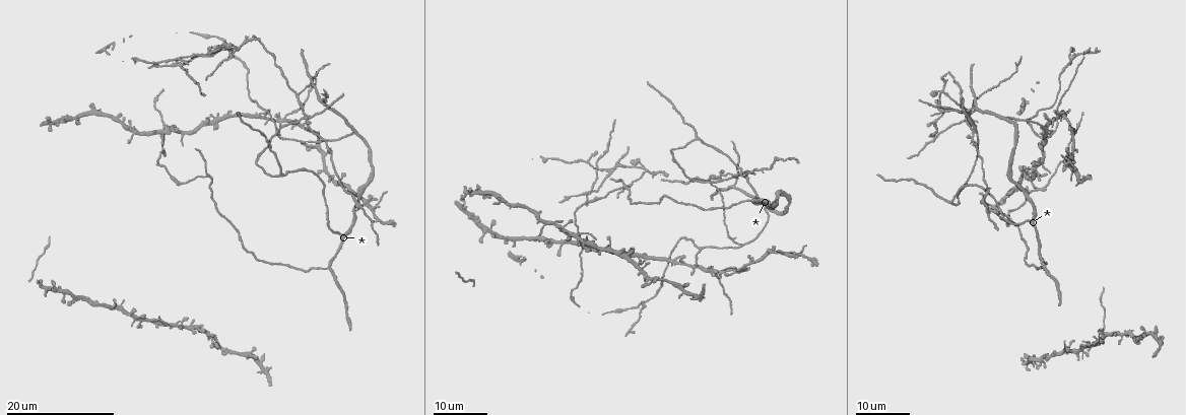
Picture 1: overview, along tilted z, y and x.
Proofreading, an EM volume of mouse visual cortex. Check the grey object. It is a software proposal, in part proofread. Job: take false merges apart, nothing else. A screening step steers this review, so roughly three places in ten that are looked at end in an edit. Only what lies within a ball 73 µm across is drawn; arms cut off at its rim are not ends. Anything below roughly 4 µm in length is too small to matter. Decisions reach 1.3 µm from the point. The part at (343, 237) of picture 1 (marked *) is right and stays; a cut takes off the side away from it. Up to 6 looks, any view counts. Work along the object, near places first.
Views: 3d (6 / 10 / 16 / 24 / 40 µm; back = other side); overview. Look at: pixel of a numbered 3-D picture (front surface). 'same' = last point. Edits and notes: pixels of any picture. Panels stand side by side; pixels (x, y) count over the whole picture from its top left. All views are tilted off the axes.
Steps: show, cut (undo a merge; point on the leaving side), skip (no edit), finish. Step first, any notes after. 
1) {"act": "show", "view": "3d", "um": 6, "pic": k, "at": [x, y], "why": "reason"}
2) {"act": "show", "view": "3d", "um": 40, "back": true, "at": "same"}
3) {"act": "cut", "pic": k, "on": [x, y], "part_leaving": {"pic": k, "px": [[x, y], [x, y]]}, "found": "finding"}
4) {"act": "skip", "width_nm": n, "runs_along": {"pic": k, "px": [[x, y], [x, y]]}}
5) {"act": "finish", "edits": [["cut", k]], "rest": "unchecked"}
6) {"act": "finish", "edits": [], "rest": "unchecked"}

{"act": "show", "view": "3d", "um": 16, "pic": 1, "at": [1070, 58], "why": "side arm on a straight run"}

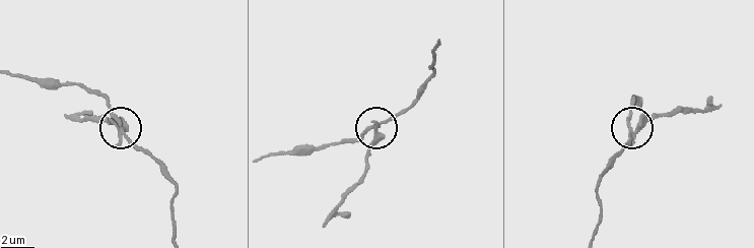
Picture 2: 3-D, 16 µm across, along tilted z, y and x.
{"act": "show", "view": "3d", "um": 6, "pic": 2, "at": [631, 132]}

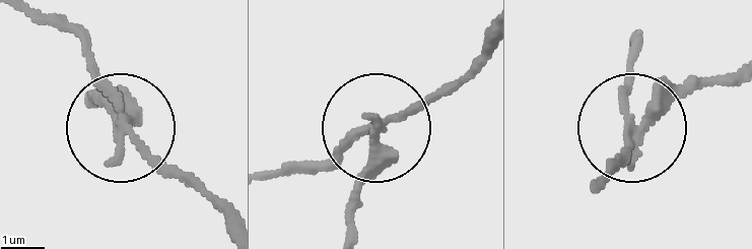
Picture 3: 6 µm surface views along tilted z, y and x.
{"act": "cut", "pic": 3, "on": [357, 181], "side_arm_um": 8, "arms": 3, "found": "a second neuron is stuck on"}

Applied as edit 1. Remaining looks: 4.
{"act": "show", "view": "overview"}

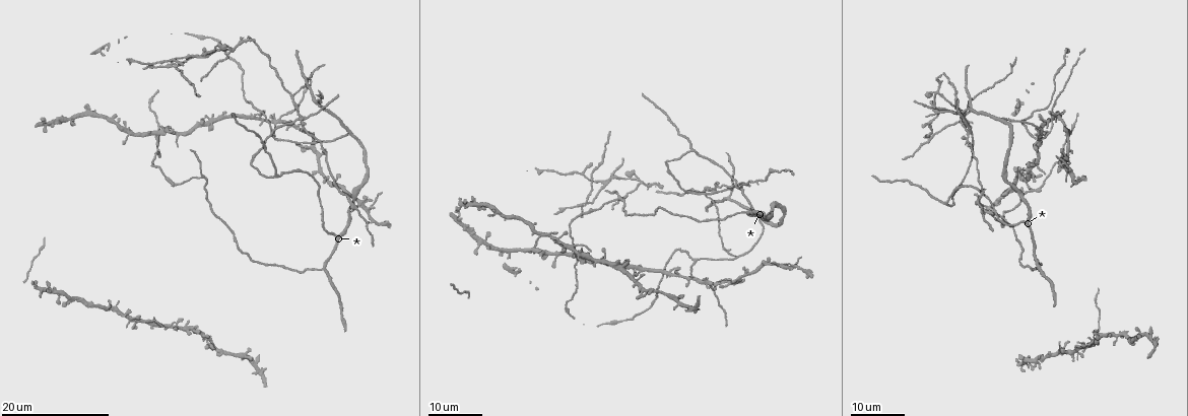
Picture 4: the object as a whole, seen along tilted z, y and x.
{"act": "show", "view": "3d", "um": 24, "pic": 4, "at": [715, 189], "why": "four arms meet"}

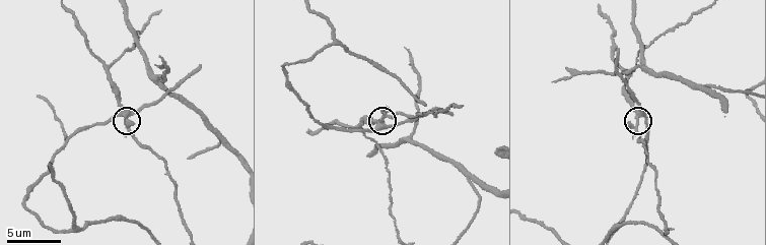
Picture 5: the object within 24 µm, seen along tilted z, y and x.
{"act": "show", "view": "3d", "um": 6, "pic": 5, "at": [637, 118]}

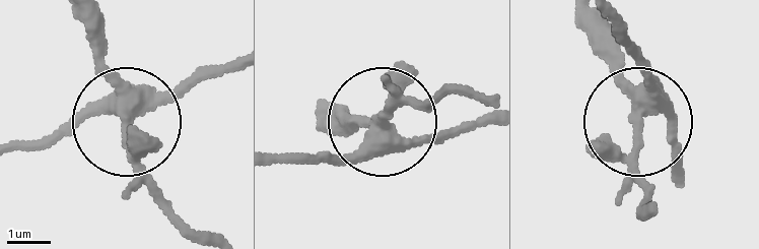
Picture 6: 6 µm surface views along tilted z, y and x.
{"act": "cut", "pic": 6, "on": [156, 141], "arms": 4, "found": "two neurons meet here"}

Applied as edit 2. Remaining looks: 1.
{"act": "show", "view": "3d", "um": 16, "pic": 5, "at": [709, 84]}

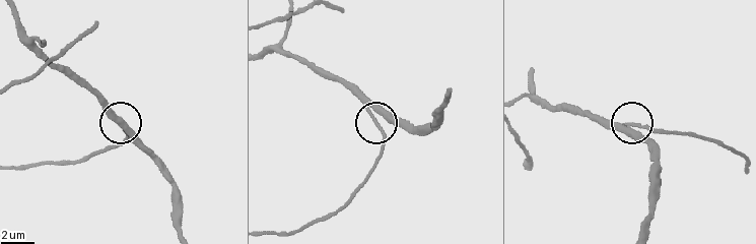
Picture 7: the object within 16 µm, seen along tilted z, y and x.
{"act": "skip", "width_nm": 260, "runs_along": {"pic": 7, "px": [[647, 231], [650, 145], [631, 124], [601, 126]]}, "found": "all the same neuron"}

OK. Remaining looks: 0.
{"act": "finish", "edits": [["cut", 3], ["cut", 6]], "rest": "unchecked"}

